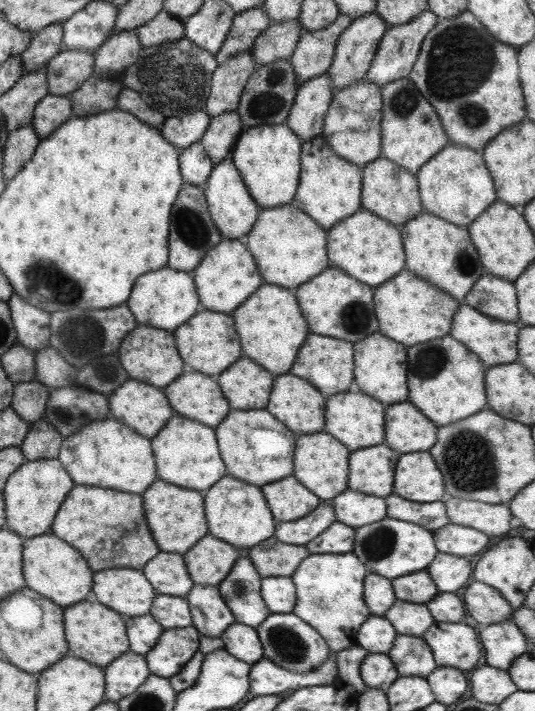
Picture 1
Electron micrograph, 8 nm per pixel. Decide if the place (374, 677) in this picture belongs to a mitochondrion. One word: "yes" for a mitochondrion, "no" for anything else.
no

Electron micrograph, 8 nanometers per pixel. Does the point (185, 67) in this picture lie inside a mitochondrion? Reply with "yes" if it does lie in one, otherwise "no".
yes

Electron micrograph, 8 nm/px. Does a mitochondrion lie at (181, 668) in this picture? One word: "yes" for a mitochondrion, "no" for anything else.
no

